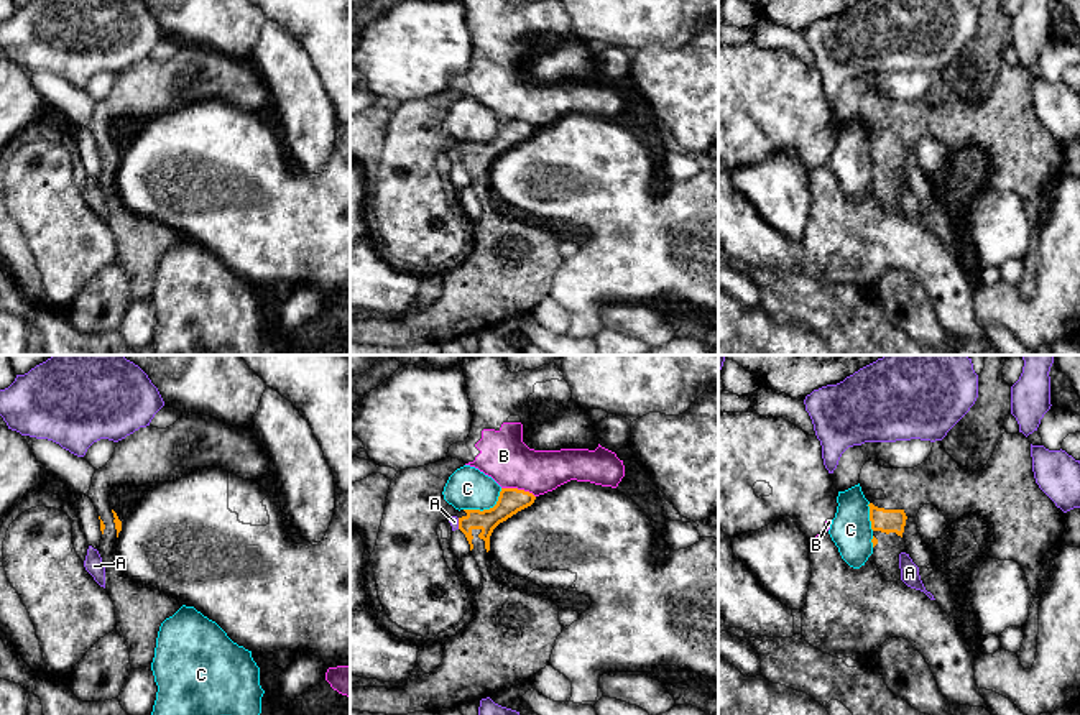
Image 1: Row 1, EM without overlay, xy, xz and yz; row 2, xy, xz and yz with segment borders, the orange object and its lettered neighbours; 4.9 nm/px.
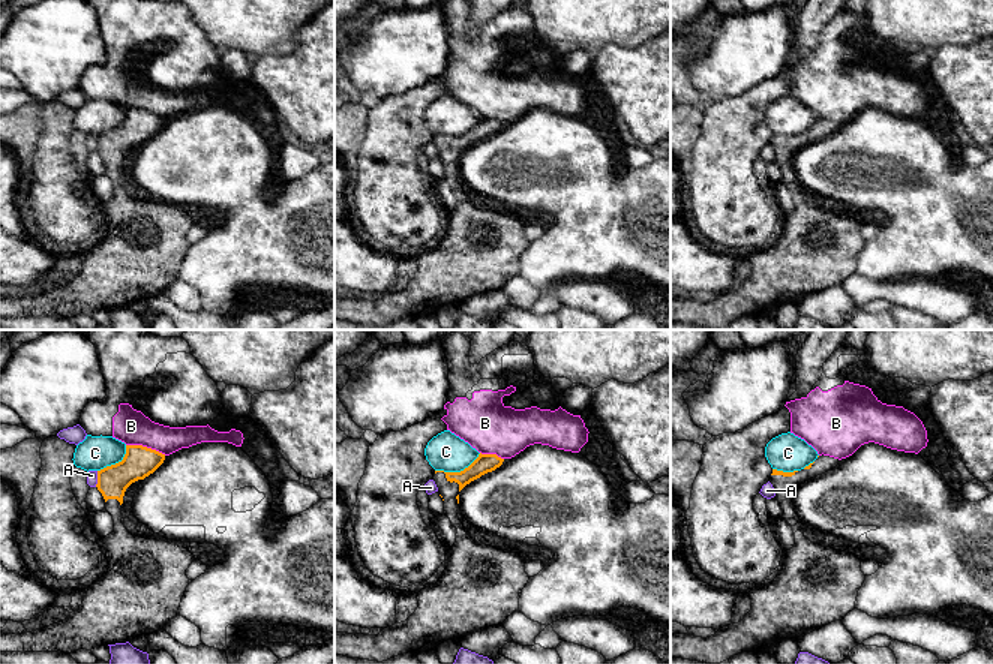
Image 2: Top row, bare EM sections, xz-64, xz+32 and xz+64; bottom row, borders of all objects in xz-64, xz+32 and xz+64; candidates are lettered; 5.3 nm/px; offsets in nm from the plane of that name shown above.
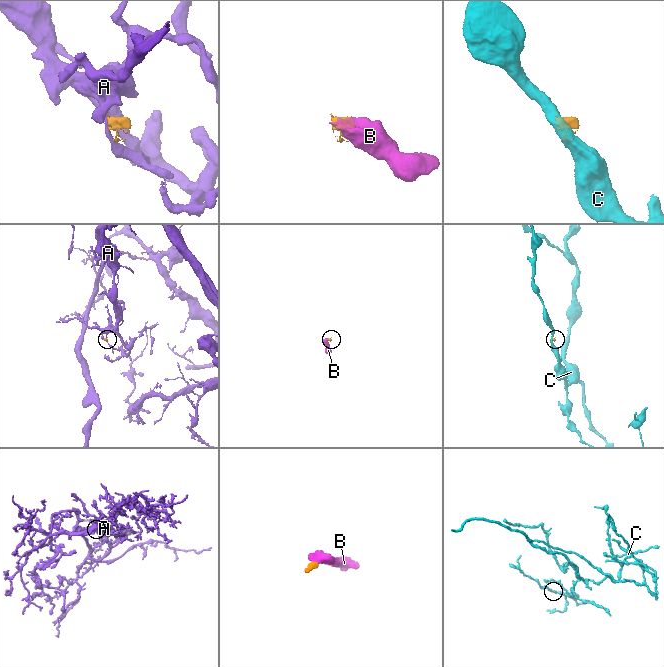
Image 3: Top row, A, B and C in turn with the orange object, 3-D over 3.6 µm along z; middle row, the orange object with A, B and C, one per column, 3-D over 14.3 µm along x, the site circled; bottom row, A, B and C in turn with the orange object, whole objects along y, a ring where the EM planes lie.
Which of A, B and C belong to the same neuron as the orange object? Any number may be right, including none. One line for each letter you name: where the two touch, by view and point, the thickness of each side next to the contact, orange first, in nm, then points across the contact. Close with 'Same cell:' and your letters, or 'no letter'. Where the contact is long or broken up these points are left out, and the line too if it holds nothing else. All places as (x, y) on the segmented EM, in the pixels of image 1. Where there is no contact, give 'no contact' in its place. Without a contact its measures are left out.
Same cell: no letter

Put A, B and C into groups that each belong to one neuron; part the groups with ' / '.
A / B / C

